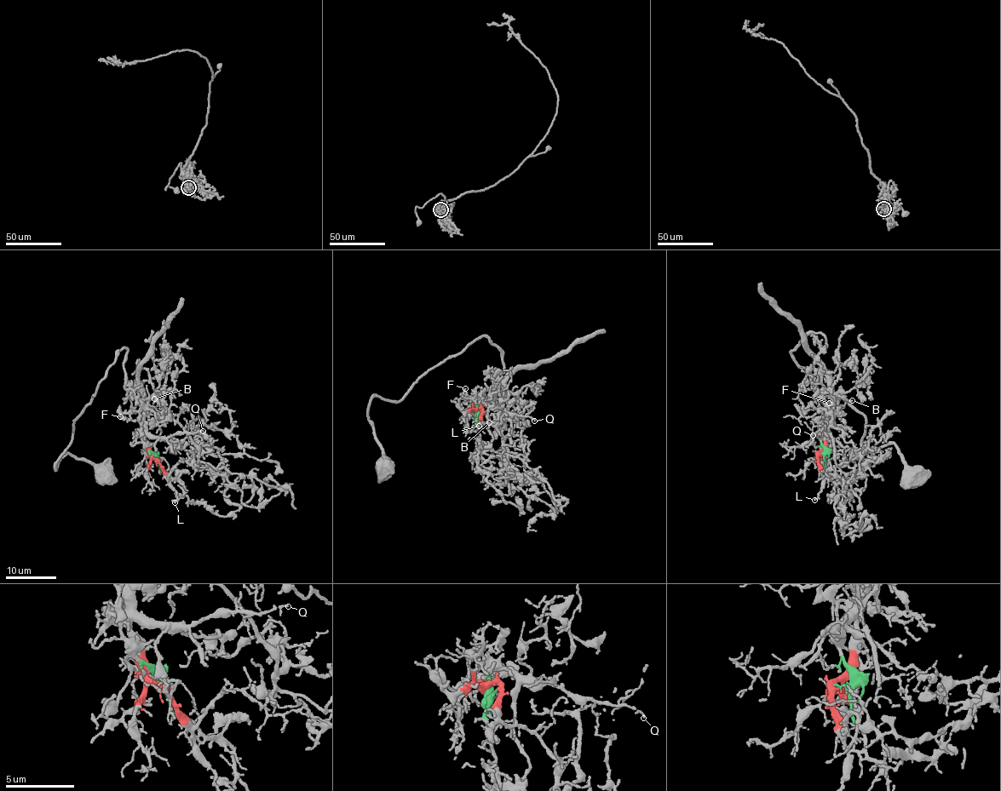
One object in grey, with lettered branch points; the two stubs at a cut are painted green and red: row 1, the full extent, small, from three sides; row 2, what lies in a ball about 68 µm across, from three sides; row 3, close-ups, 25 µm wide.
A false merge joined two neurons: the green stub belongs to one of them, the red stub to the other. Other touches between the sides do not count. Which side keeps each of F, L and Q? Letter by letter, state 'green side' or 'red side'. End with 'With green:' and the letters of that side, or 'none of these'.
F: green side
L: red side
Q: red side
With green: F

